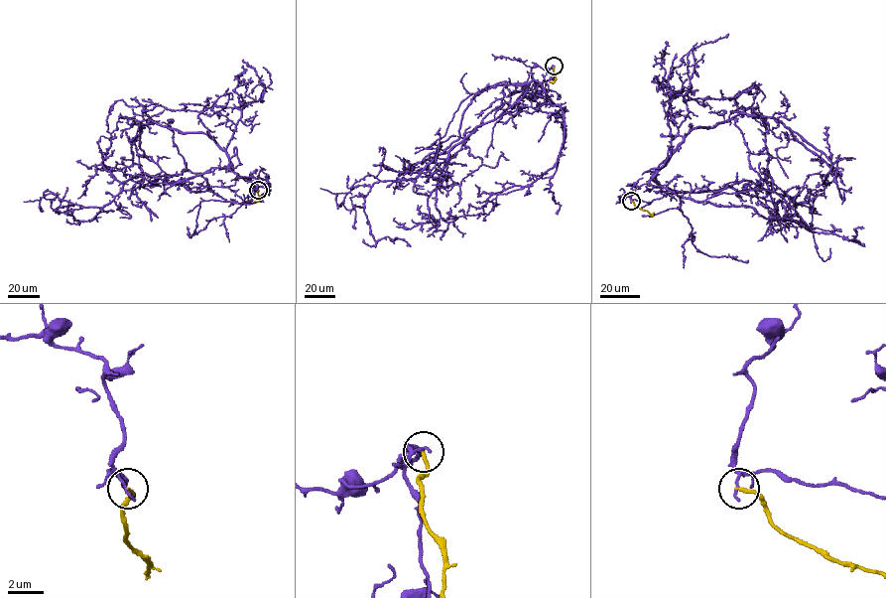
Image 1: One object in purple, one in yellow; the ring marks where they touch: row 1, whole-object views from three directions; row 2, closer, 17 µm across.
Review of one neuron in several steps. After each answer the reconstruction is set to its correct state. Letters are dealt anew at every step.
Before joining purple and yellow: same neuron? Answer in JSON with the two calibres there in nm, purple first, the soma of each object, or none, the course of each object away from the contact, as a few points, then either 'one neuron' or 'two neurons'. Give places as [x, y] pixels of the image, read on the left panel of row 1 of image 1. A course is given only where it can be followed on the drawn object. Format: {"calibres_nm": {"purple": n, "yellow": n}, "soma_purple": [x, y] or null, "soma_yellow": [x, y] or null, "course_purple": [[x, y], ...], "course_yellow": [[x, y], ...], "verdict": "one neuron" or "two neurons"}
{"calibres_nm": {"purple": 160, "yellow": 200}, "soma_purple": null, "soma_yellow": null, "course_purple": [[258, 190], [226, 168], [175, 182], [139, 174], [108, 203], [67, 214], [114, 211]], "course_yellow": [[258, 190], [260, 198], [253, 202]], "verdict": "two neurons"}

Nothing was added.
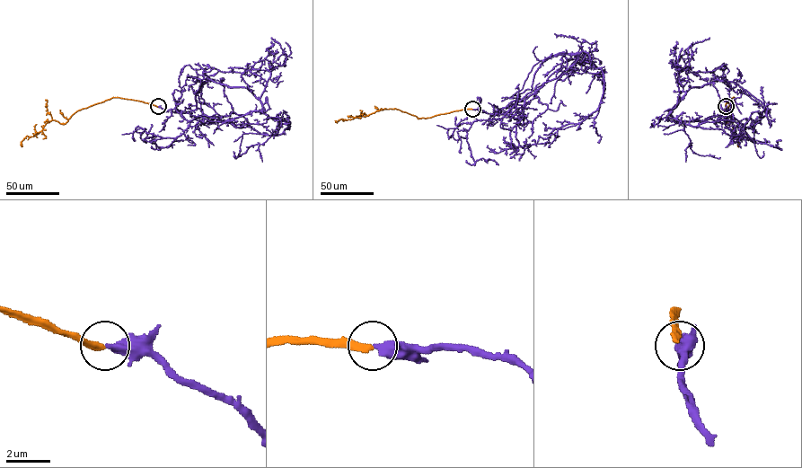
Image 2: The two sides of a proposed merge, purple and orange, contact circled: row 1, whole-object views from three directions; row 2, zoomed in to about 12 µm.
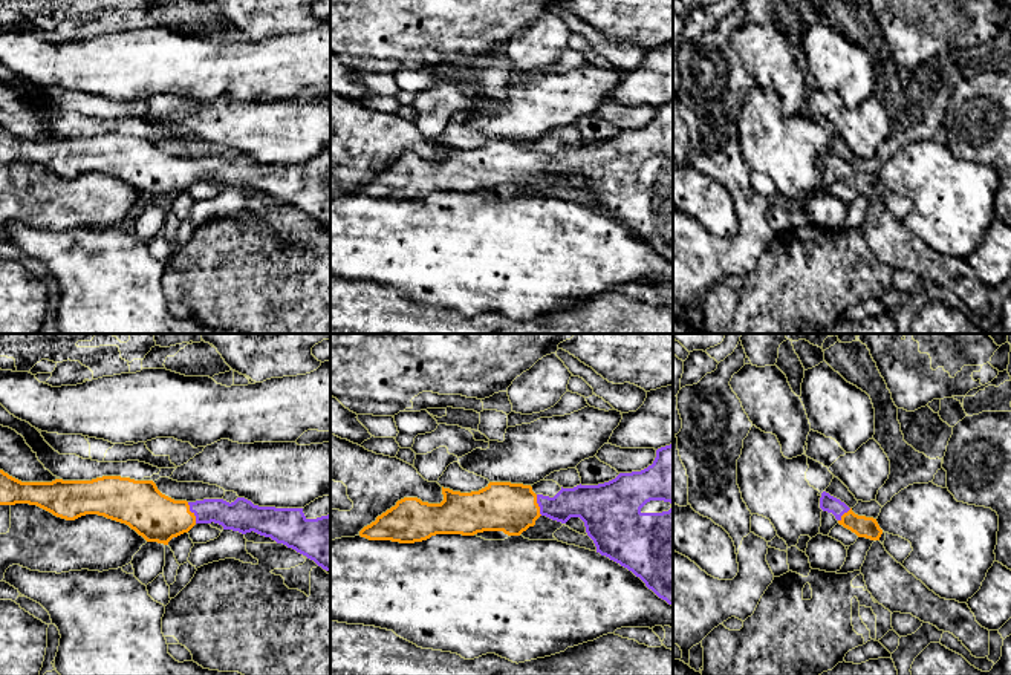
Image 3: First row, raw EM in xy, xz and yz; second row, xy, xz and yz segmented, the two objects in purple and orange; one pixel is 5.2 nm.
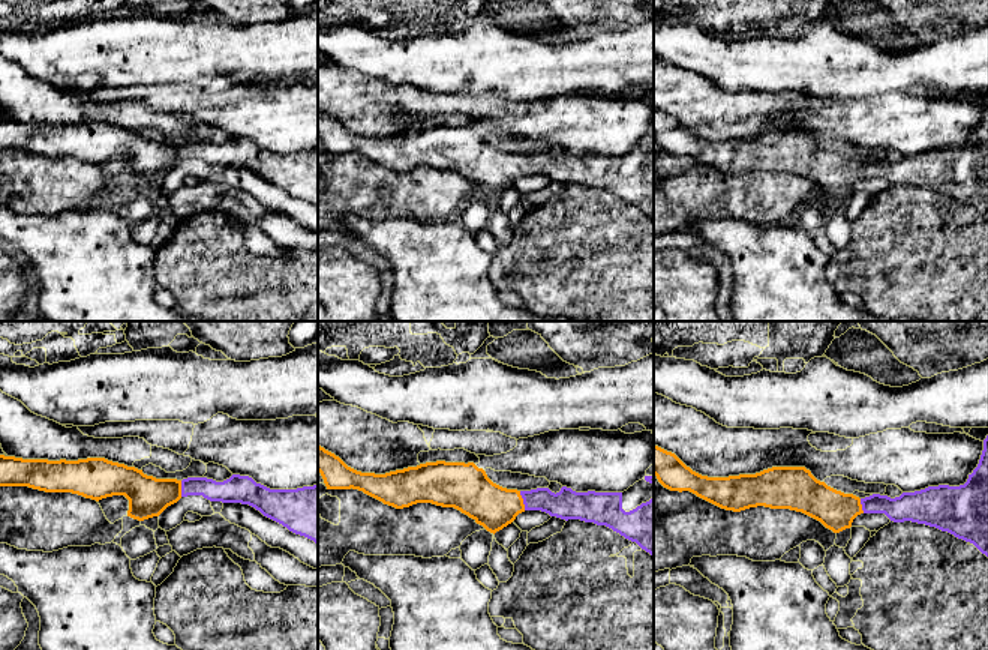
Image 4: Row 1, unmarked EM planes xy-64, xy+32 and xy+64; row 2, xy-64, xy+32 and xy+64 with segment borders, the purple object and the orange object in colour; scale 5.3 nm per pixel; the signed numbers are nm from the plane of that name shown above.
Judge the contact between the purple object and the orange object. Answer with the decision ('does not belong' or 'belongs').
belongs

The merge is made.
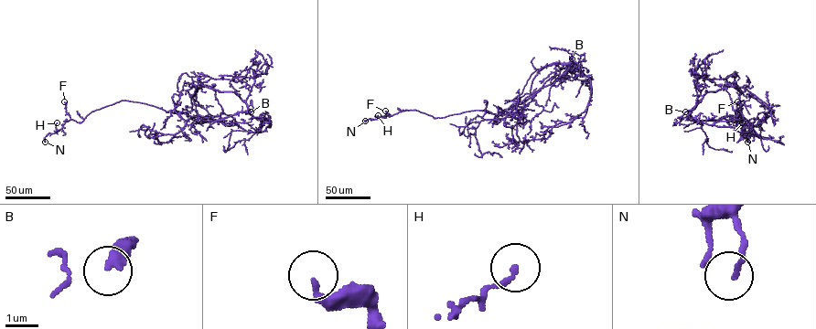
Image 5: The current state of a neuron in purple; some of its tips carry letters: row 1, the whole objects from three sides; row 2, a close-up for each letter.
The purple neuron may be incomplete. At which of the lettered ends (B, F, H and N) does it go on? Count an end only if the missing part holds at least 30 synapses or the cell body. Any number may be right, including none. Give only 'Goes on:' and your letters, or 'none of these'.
Goes on: B

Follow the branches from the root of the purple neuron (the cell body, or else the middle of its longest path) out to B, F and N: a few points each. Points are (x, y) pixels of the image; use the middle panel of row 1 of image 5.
B: (528, 97), (532, 79), (540, 70), (561, 64), (568, 64), (571, 70), (574, 66), (572, 58)
F: (528, 97), (508, 114), (477, 110), (434, 118), (415, 110), (399, 111), (391, 115), (386, 115), (385, 111)
N: (528, 97), (508, 114), (477, 110), (434, 118), (415, 110), (405, 110), (365, 121)

